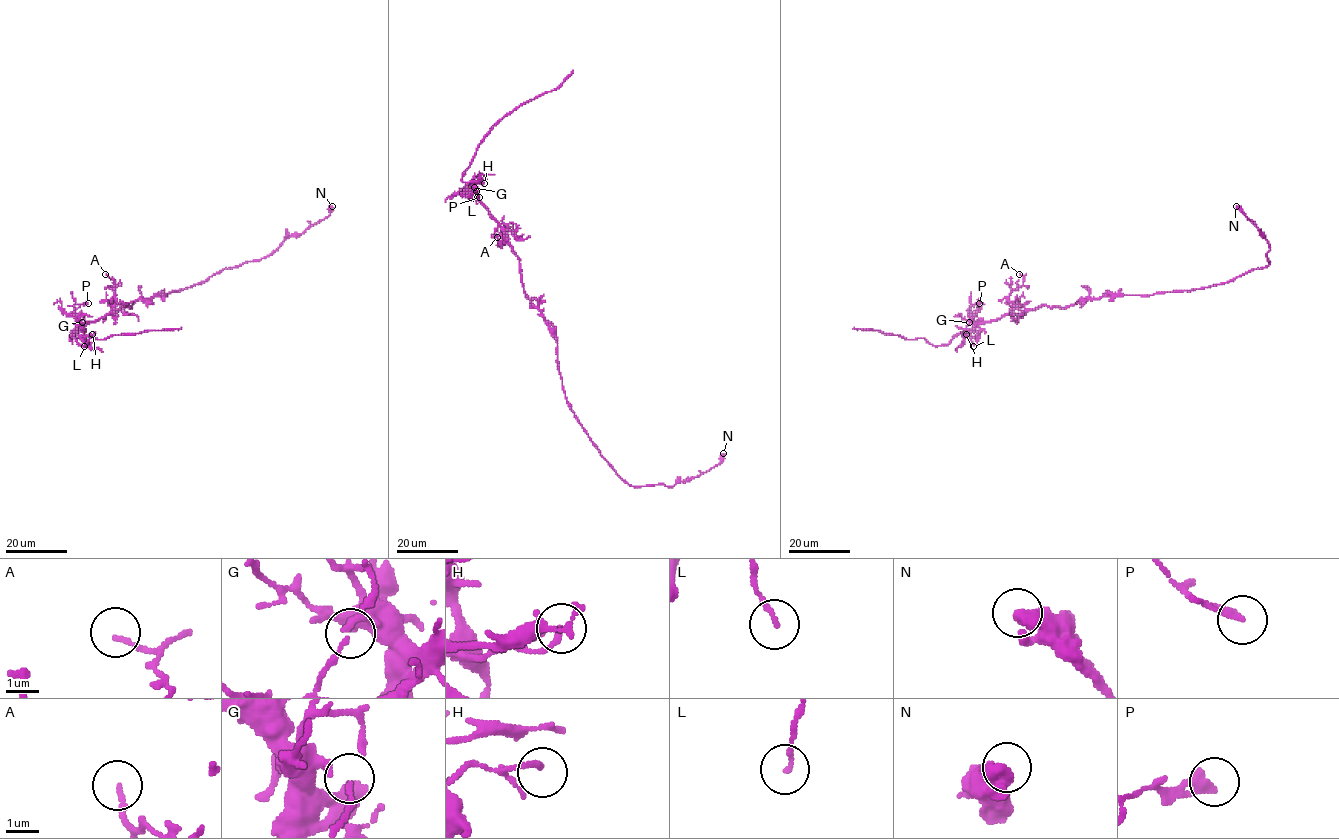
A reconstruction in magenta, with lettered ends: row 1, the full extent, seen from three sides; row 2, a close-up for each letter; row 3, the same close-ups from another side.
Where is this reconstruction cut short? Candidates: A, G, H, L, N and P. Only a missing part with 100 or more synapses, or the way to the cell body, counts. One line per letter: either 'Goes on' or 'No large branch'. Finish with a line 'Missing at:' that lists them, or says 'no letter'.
A: No large branch
G: No large branch
H: No large branch
L: No large branch
N: No large branch
P: No large branch
Missing at: no letter

